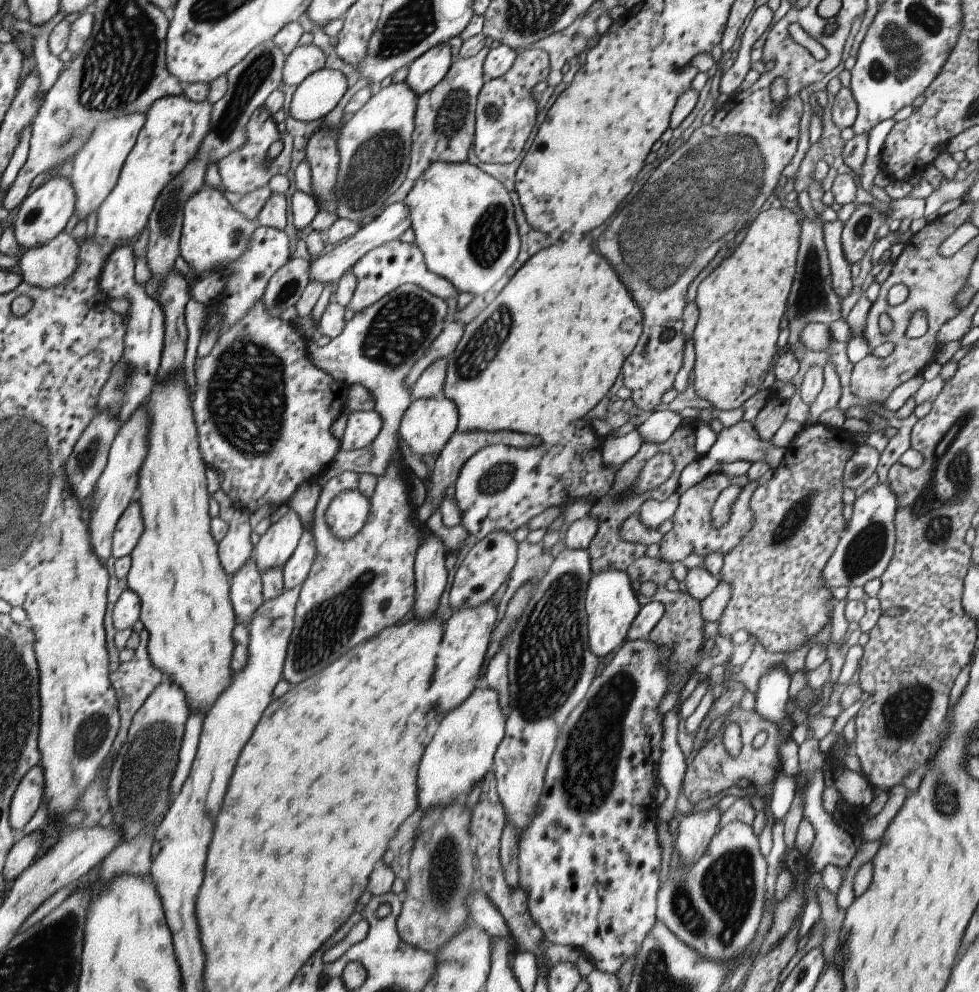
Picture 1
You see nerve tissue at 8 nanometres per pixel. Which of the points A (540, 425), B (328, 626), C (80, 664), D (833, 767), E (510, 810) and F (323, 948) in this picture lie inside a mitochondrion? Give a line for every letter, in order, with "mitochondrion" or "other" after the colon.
A: other
B: mitochondrion
C: other
D: other
E: other
F: other

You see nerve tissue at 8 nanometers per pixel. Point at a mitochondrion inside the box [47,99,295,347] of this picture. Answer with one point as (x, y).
(71, 135)

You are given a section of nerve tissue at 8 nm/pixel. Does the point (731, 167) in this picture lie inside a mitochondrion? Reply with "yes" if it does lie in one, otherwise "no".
yes

